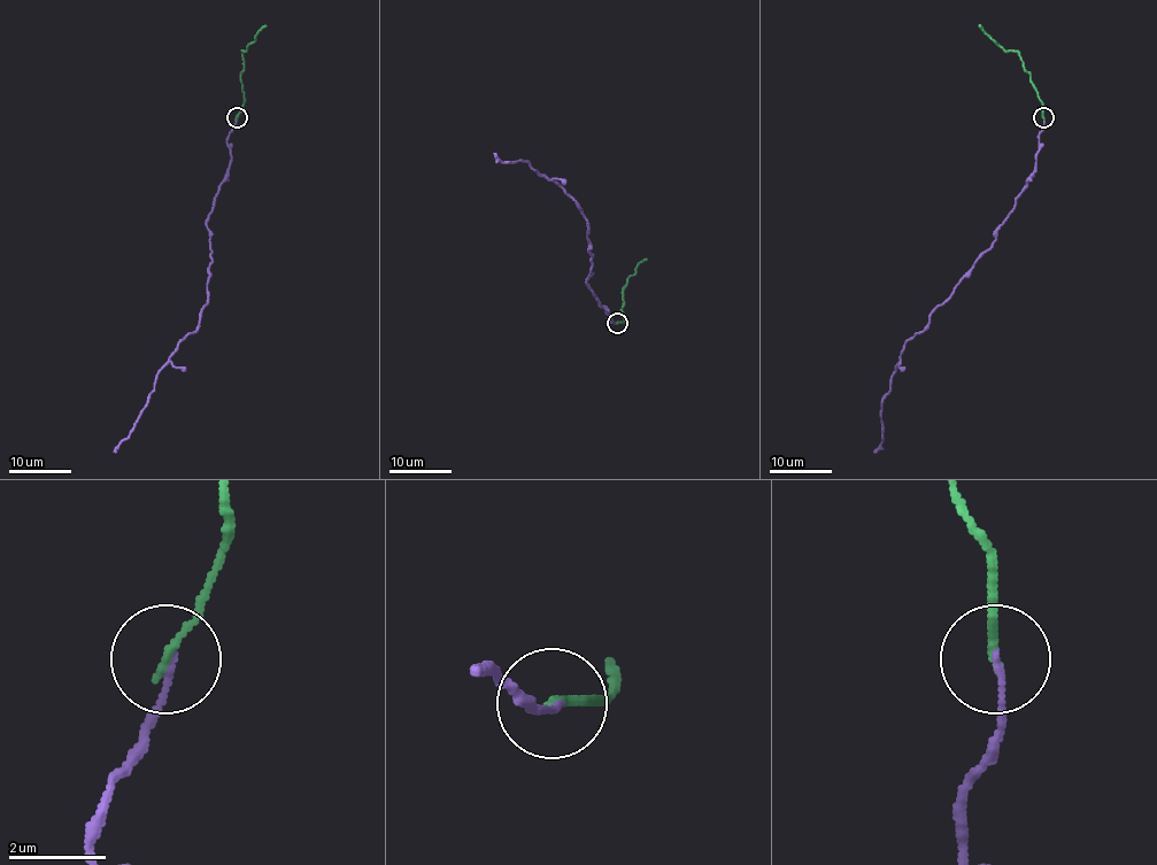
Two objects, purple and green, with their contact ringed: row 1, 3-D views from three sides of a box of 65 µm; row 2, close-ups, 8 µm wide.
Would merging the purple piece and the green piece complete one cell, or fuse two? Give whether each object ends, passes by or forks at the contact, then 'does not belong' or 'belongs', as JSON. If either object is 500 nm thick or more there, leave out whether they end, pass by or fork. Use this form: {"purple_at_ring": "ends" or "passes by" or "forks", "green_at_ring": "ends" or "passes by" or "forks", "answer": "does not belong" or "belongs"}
{"purple_at_ring": "ends", "green_at_ring": "ends", "answer": "does not belong"}

